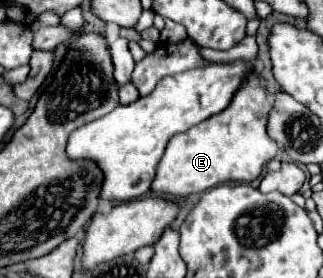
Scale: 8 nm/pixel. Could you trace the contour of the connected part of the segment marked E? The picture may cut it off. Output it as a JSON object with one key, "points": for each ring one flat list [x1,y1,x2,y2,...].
{"points":[[251,74,249,80,251,82,243,84,235,94,229,108,169,140,151,184,153,192,187,196,205,192,223,182,253,182,259,178,263,166,275,158,279,146,267,134,271,100,267,98,265,88,261,88,257,74]]}

